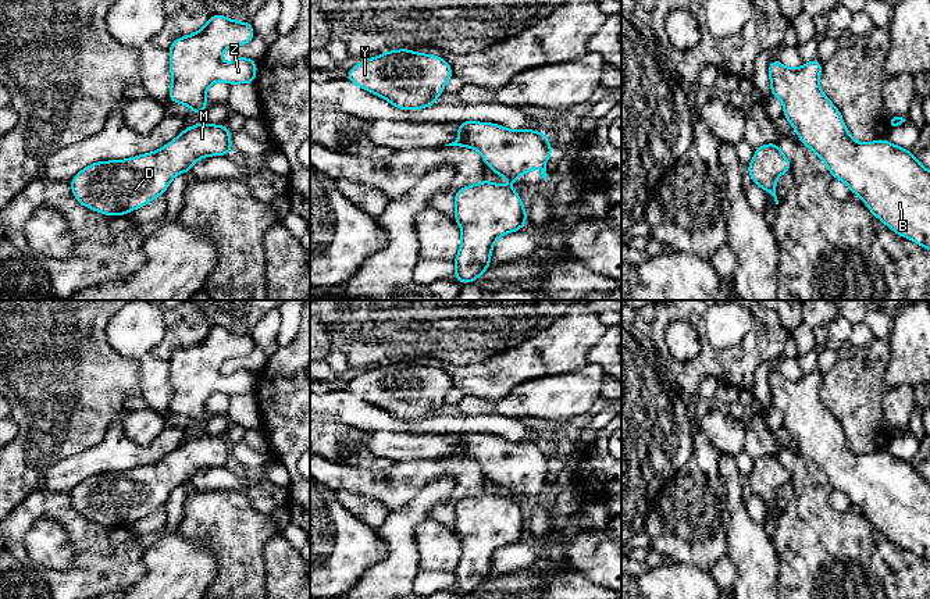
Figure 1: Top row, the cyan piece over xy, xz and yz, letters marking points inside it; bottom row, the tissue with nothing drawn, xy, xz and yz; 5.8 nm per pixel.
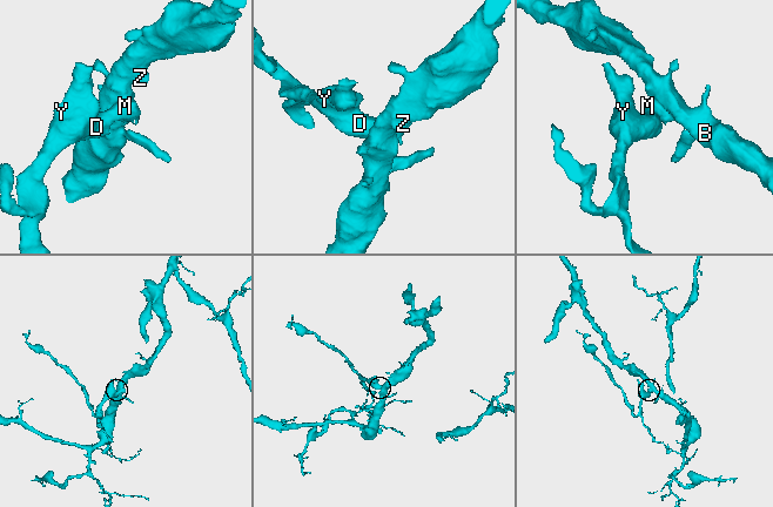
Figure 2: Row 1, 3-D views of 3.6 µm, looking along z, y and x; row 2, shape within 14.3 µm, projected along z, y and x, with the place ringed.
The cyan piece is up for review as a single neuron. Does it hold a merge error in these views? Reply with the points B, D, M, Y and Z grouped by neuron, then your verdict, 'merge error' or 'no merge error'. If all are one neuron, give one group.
B D M Y Z; no merge error

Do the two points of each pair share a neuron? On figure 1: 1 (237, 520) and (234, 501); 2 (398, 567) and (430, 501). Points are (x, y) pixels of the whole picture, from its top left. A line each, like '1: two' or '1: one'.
1: one
2: one

